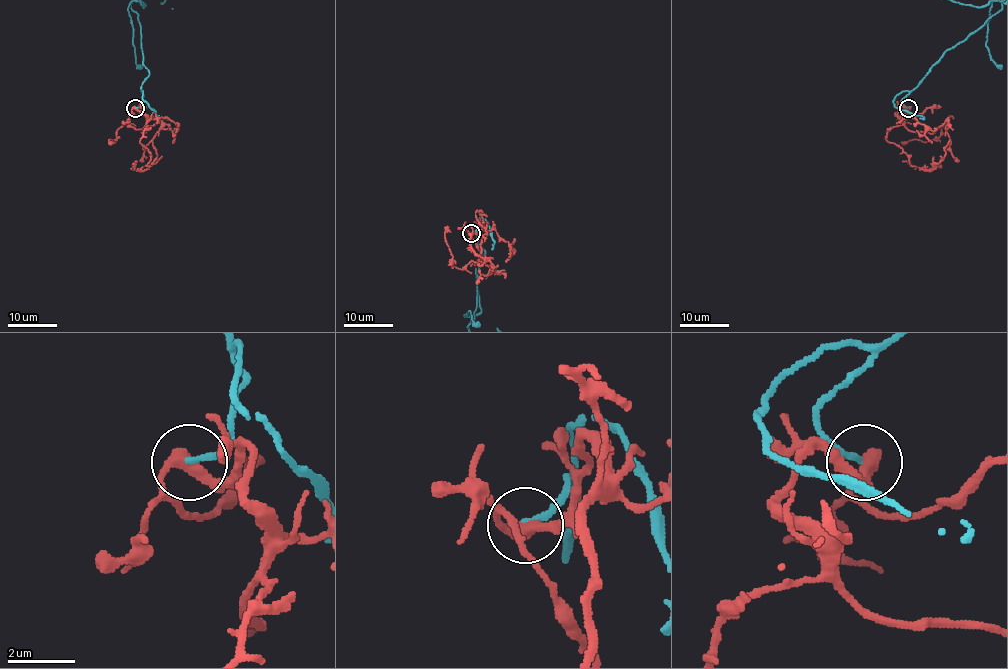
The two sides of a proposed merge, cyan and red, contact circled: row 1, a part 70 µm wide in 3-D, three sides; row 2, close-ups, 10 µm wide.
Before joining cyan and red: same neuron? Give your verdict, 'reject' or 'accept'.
reject

